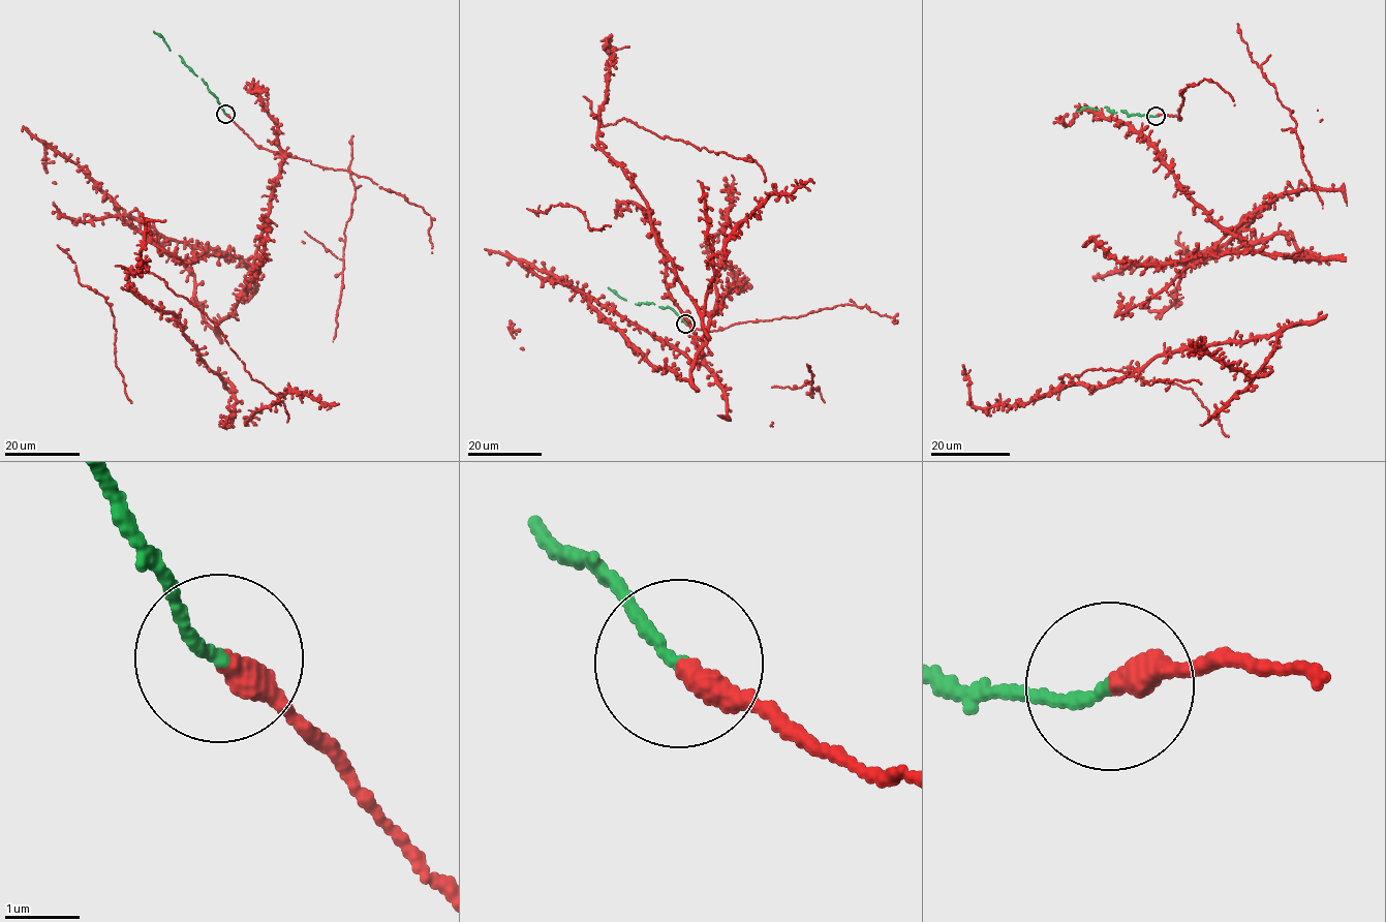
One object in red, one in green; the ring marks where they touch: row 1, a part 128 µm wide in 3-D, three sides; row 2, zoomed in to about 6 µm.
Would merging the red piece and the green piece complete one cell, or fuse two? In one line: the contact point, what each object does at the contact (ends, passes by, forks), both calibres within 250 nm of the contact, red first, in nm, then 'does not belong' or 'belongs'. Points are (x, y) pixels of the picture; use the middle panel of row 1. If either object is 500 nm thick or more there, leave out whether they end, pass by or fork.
at (685, 324); red ends there; green ends there; 340 nm thick on the red side, 150 nm on the other; belongs

